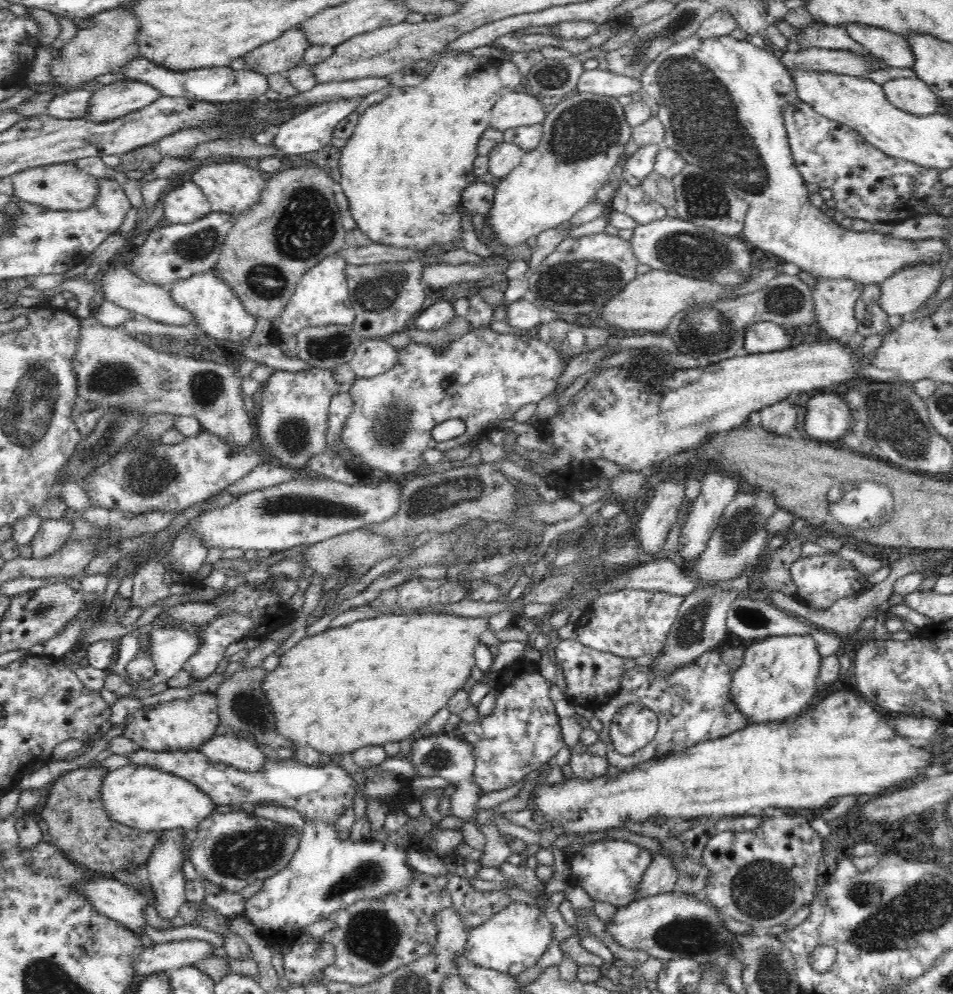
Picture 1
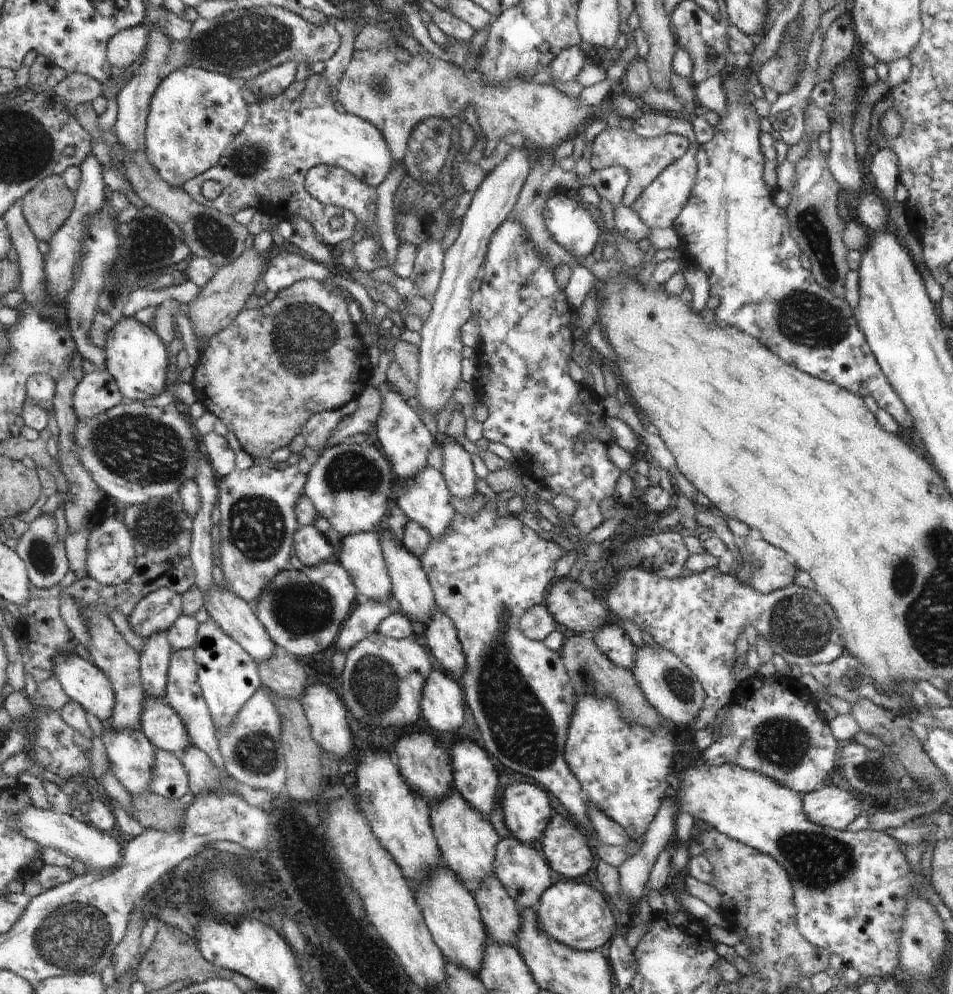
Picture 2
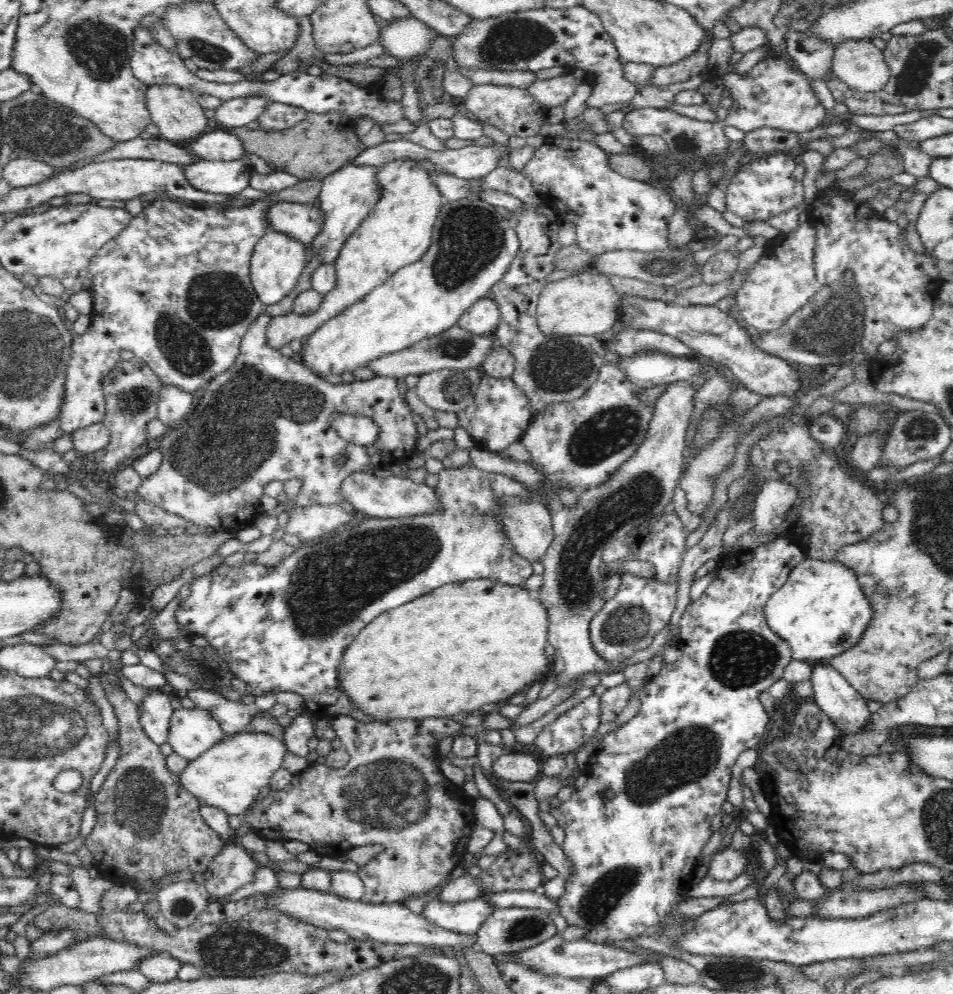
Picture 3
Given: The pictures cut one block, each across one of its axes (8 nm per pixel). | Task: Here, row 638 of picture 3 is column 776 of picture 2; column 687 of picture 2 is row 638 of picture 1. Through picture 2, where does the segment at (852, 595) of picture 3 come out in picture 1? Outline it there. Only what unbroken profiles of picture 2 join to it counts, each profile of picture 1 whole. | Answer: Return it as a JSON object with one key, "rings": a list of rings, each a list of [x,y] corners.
{"rings":[[[792,634],[792,636],[772,636],[761,641],[750,641],[745,649],[743,663],[736,672],[732,673],[729,684],[731,701],[736,705],[740,714],[747,716],[750,724],[762,724],[782,721],[798,712],[804,712],[810,704],[814,704],[816,688],[820,686],[819,670],[822,664],[822,656],[818,652],[812,635]]]}

